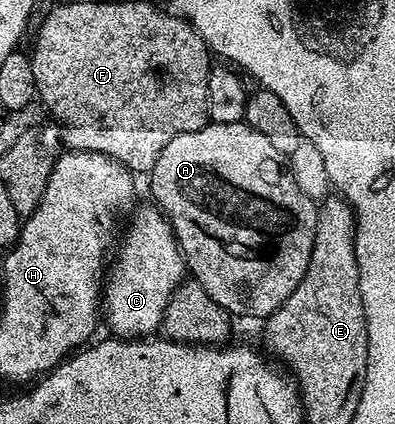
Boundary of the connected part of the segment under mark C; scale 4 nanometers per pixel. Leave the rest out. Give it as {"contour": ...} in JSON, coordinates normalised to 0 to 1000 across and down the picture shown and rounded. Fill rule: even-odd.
{"contour":[[[387,481],[354,488],[329,514],[278,658],[263,665],[263,759],[278,767],[276,785],[322,802],[387,790],[408,771],[441,682],[461,672],[471,644],[430,521]]]}

